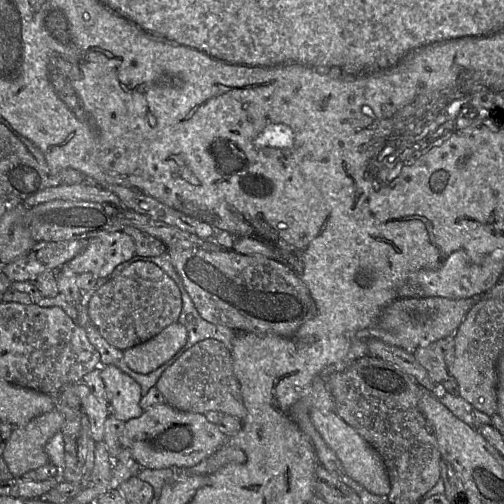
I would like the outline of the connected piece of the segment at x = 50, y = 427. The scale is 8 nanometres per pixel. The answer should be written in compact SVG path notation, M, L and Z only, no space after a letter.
M56 409L41 414L24 426L15 426L6 444L2 458L14 478L48 464L46 444L64 422Z

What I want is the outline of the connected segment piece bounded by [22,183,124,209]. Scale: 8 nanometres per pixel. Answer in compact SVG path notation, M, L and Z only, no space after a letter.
M83 183L46 188L25 199L22 205L25 208L30 208L39 203L42 204L53 200L109 202L115 208L124 209L121 200L115 193L99 185Z

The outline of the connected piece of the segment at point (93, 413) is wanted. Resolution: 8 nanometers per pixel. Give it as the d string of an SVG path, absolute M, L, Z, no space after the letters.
M80 381L75 385L90 422L91 437L95 442L100 442L104 439L105 422L110 415L109 404L106 400L97 398L84 382Z

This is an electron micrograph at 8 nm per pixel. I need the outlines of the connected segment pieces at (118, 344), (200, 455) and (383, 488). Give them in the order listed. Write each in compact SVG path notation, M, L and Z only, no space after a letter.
M133 262L102 285L90 298L88 315L101 336L119 350L139 345L177 322L182 310L175 282L152 262Z
M167 403L147 408L137 418L125 422L121 447L130 448L142 468L182 469L194 466L221 448L227 437L204 414L178 410Z
M311 408L309 415L315 429L341 462L344 473L372 494L388 496L391 483L381 455L336 412L322 412L317 408Z

